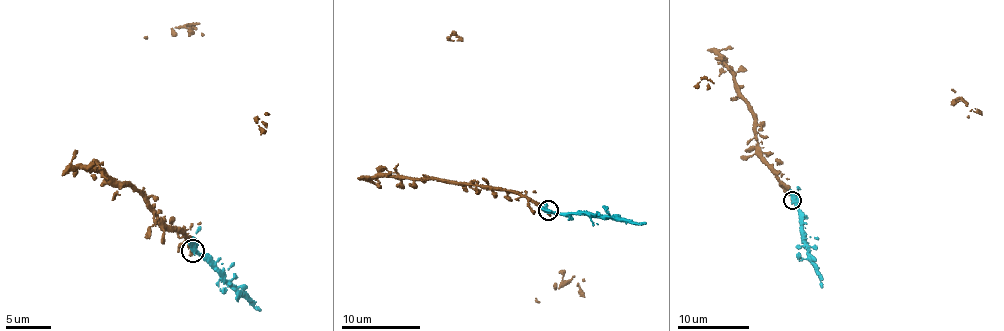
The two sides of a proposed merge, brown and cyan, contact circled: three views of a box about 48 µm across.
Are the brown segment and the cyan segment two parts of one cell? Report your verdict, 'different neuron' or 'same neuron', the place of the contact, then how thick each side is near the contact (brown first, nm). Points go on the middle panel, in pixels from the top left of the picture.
same neuron; place (548, 210); calibres 280 and 440 nm

